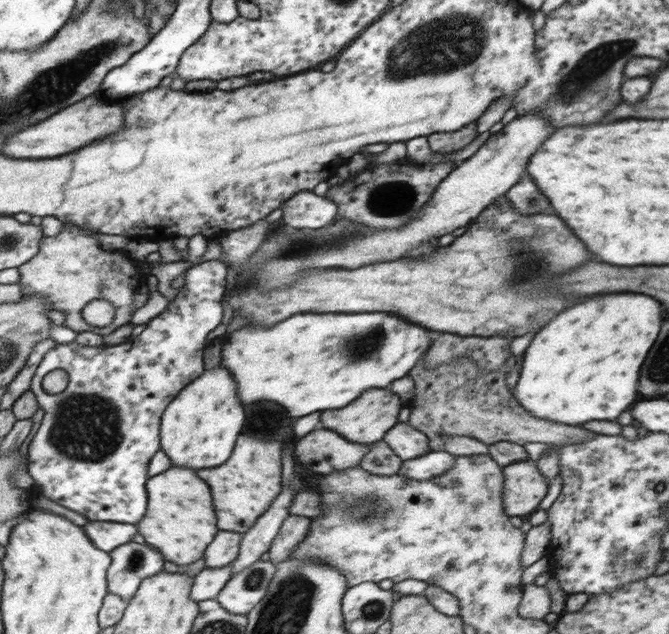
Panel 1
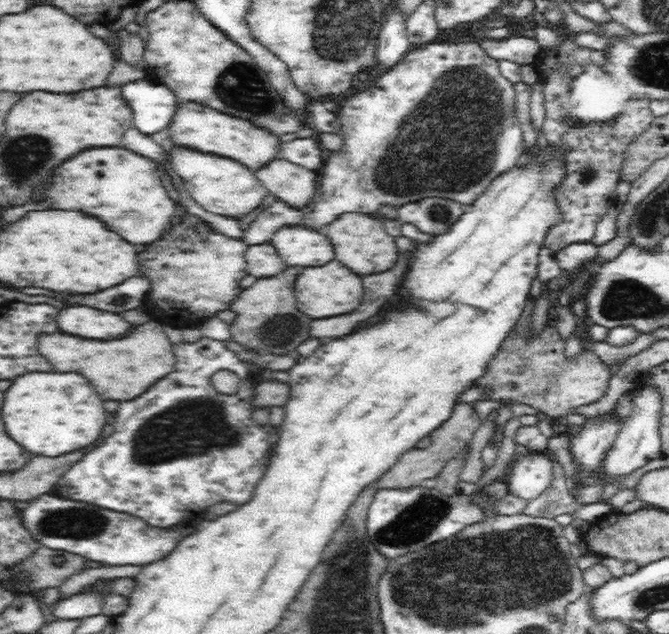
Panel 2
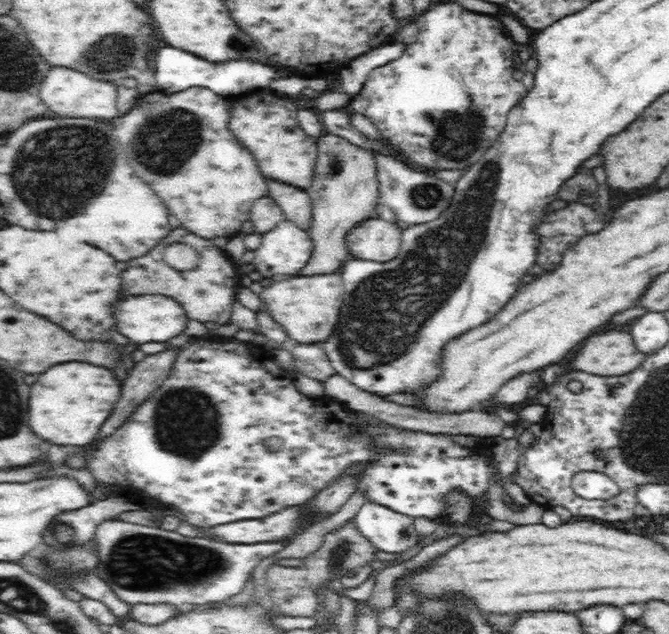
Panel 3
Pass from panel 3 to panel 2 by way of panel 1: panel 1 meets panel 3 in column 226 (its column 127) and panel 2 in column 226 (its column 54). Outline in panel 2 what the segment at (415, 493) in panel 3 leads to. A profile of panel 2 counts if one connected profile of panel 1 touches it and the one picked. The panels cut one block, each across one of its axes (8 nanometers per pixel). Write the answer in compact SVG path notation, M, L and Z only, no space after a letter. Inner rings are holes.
M202 337L194 344L180 343L175 348L174 355L178 361L176 372L154 384L154 388L150 388L150 392L138 400L138 406L132 402L120 404L112 436L108 436L102 446L88 452L86 458L64 474L58 485L58 495L132 515L142 519L146 525L159 529L190 520L198 510L216 502L226 500L240 505L254 495L256 484L266 472L266 452L275 444L278 430L269 426L260 428L252 421L249 404L254 387L248 381L251 374L249 368L219 340ZM220 370L230 370L240 378L242 386L238 394L230 396L214 390L212 376Z

